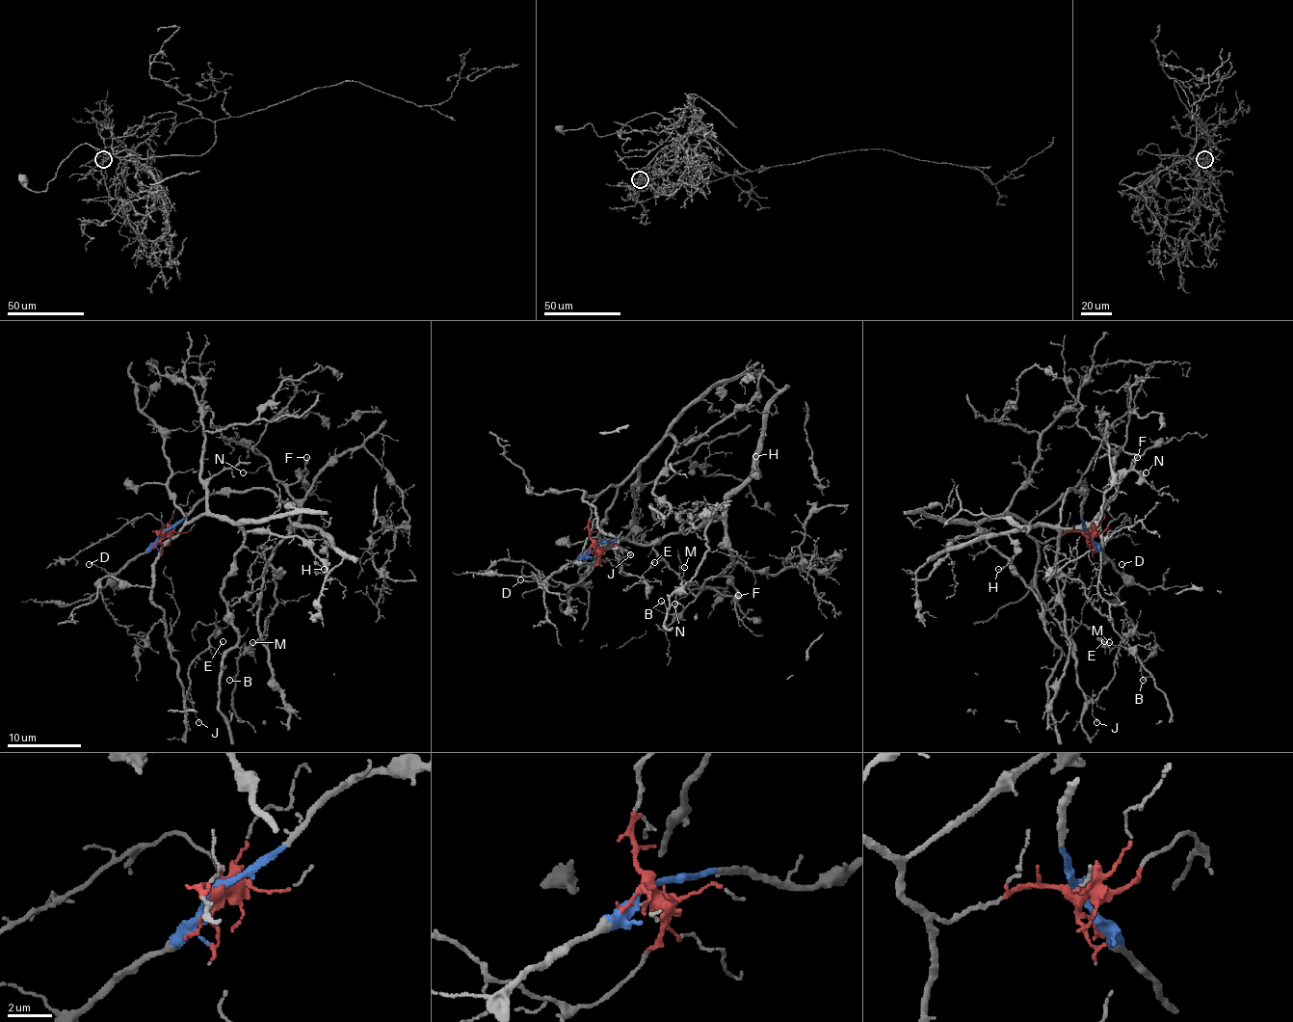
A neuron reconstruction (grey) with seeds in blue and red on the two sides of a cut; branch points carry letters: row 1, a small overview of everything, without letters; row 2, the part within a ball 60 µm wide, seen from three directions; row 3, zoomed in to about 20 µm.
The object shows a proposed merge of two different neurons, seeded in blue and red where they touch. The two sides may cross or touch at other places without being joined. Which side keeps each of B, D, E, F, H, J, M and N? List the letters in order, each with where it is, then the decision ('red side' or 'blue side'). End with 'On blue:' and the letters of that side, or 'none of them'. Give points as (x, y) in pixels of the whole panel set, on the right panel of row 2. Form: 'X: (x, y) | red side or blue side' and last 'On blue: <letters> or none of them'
B: (1143, 680) | blue side
D: (1121, 564) | blue side
E: (1104, 641) | red side
F: (1137, 457) | blue side
H: (998, 569) | blue side
J: (1096, 722) | red side
M: (1109, 642) | blue side
N: (1146, 472) | blue side
On blue: B, D, F, H, M, N

